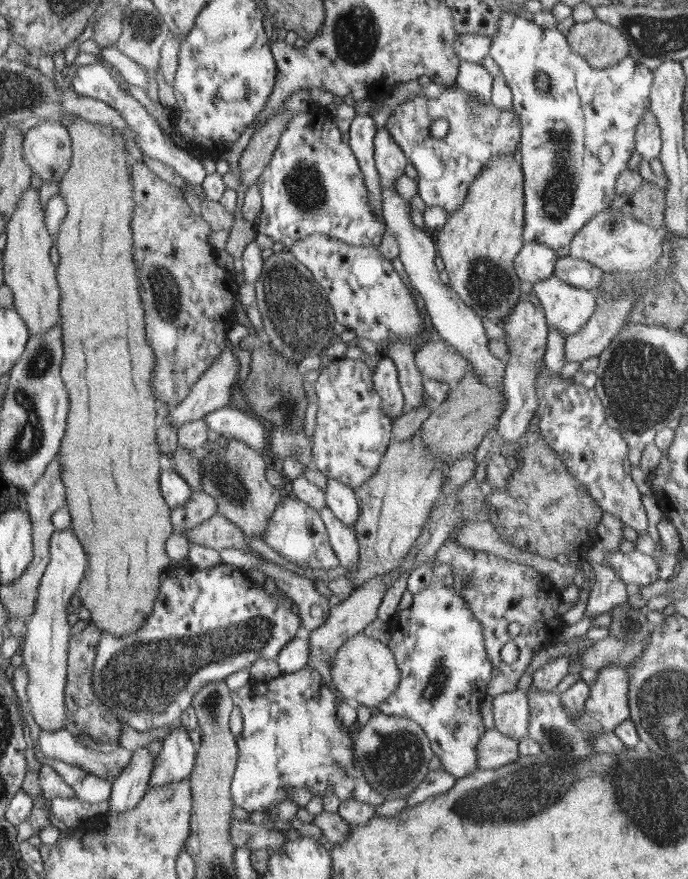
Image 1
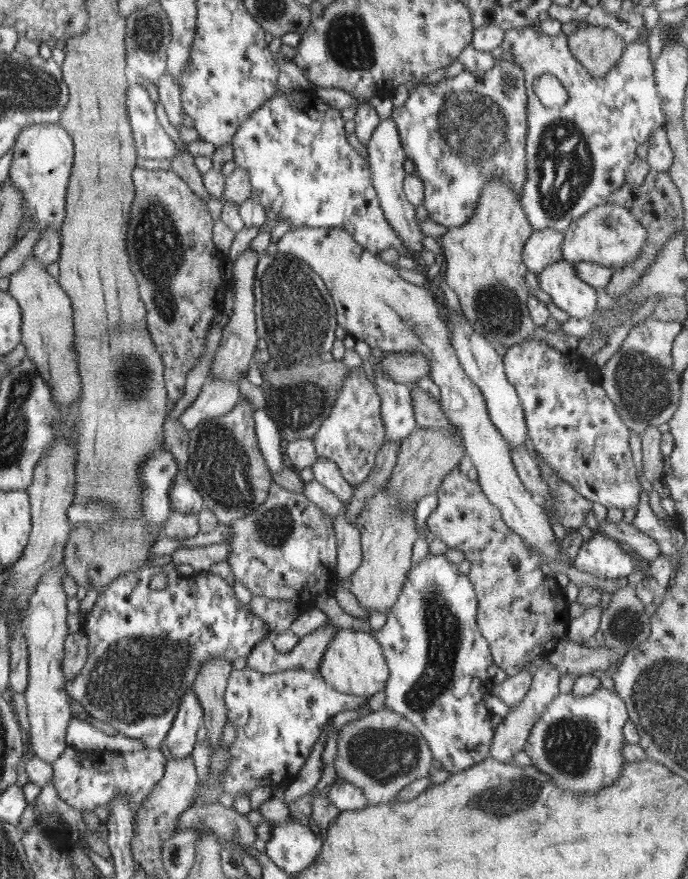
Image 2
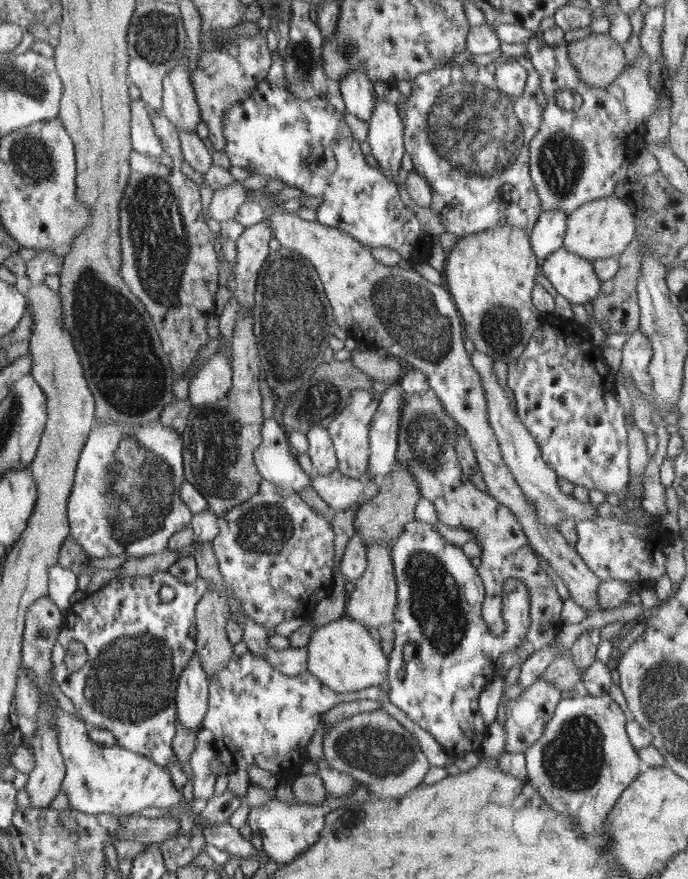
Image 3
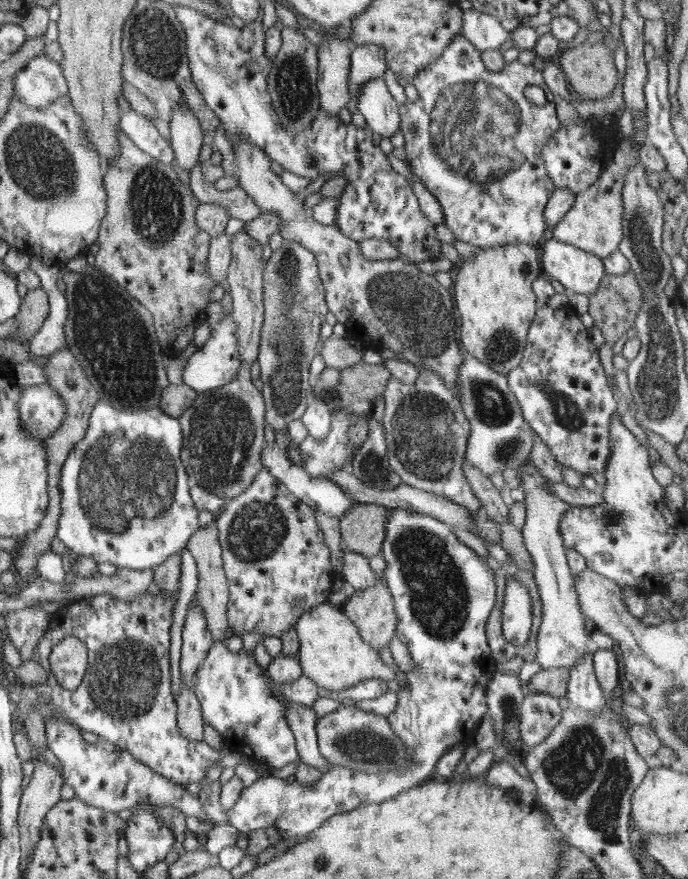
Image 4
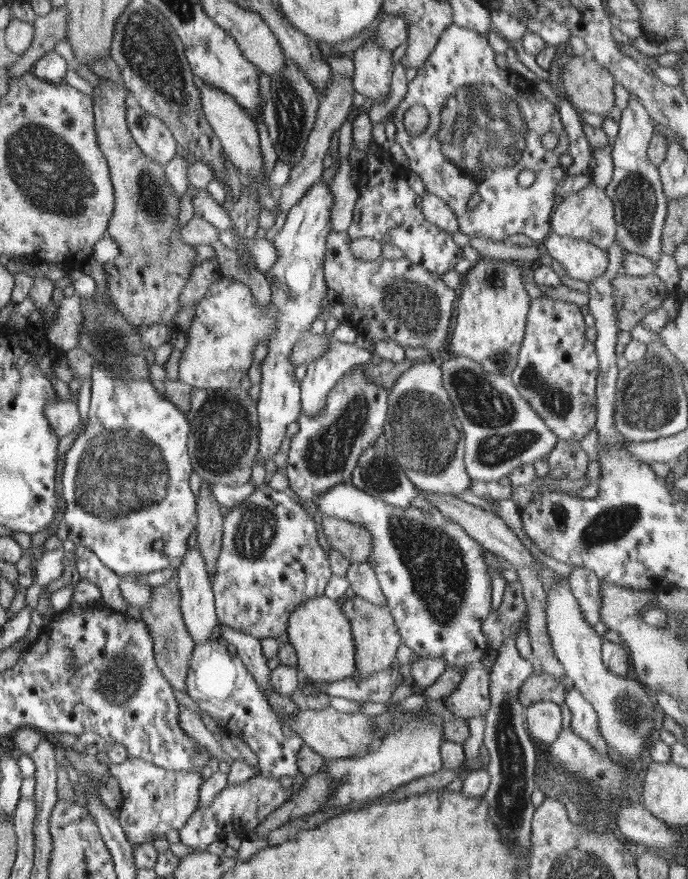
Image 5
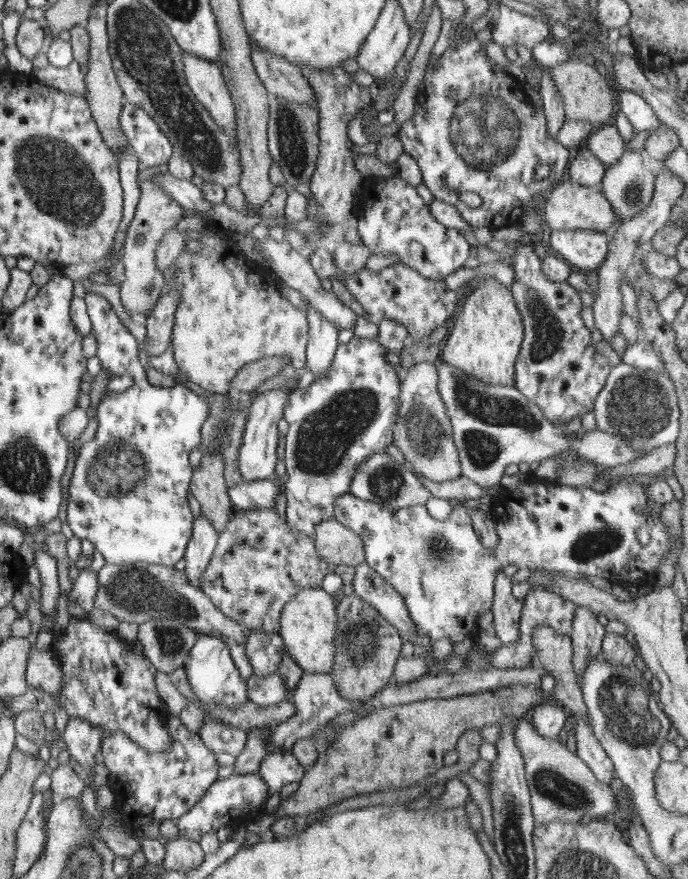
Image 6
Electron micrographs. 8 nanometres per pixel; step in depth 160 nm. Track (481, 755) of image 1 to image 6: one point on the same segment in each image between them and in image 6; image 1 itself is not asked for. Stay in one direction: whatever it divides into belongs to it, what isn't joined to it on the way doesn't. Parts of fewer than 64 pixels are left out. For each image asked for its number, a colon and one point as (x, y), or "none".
2: (510, 736)
3: (527, 715)
4: (540, 713)
5: (544, 720)
6: (548, 720)

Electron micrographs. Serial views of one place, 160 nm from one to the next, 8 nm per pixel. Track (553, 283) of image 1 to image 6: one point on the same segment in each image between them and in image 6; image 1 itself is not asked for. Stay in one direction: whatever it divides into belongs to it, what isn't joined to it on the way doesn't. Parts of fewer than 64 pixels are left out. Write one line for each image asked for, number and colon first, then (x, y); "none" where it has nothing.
2: (560, 280)
3: (574, 277)
4: (578, 271)
5: (582, 260)
6: (585, 249)

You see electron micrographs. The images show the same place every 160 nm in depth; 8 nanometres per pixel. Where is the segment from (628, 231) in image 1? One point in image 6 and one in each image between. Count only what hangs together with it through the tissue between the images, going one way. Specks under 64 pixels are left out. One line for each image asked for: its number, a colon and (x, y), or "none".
2: (609, 235)
3: (603, 227)
4: (593, 223)
5: (588, 214)
6: (569, 205)

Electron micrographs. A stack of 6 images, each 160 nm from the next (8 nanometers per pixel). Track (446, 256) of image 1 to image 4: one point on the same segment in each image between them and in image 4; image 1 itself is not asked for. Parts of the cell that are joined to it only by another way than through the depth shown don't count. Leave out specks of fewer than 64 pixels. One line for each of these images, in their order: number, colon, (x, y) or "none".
2: (483, 264)
3: (491, 275)
4: (493, 291)

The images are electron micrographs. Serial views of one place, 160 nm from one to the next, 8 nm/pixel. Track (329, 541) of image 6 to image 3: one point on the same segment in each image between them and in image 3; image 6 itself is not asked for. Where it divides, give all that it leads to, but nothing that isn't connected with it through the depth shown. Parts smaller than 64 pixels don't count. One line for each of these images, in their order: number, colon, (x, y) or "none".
3: (382, 518)
4: (363, 531)
5: (354, 542)

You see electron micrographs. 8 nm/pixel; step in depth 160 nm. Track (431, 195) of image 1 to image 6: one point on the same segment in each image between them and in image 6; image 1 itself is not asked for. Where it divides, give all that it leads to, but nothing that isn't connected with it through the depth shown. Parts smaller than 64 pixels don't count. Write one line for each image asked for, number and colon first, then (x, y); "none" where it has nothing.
2: (469, 128)
3: (467, 128)
4: (477, 149)
5: (474, 143)
6: (475, 125)

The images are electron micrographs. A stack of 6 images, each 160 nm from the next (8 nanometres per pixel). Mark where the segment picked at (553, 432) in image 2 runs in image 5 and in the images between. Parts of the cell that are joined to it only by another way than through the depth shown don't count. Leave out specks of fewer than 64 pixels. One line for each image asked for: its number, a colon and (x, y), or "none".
3: (570, 408)
4: (560, 385)
5: (557, 369)

